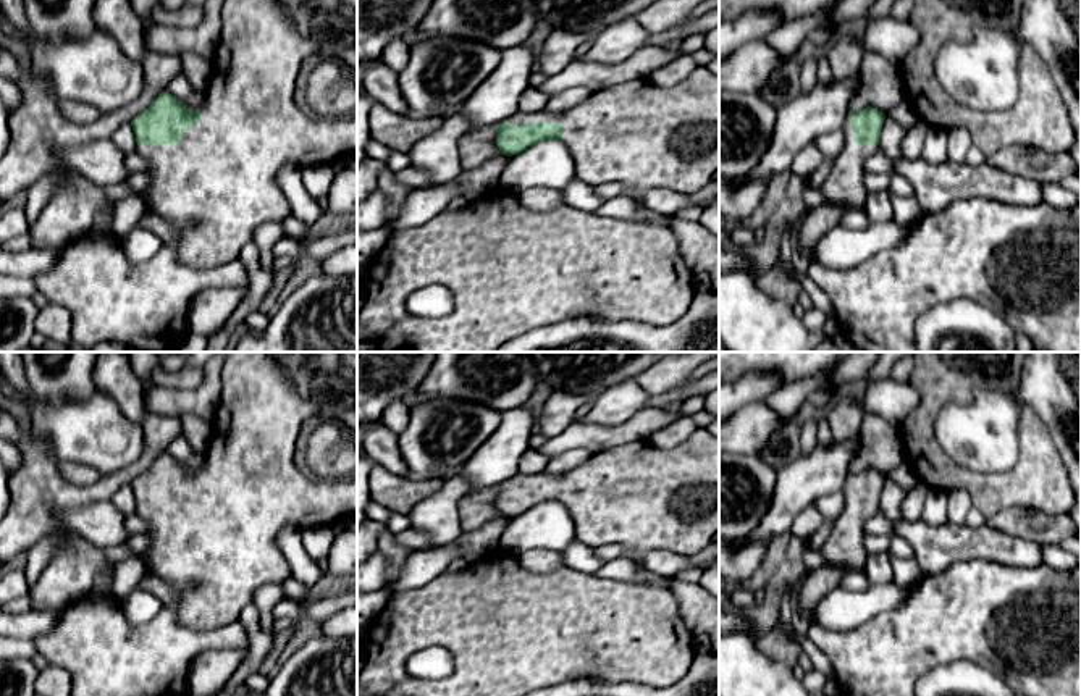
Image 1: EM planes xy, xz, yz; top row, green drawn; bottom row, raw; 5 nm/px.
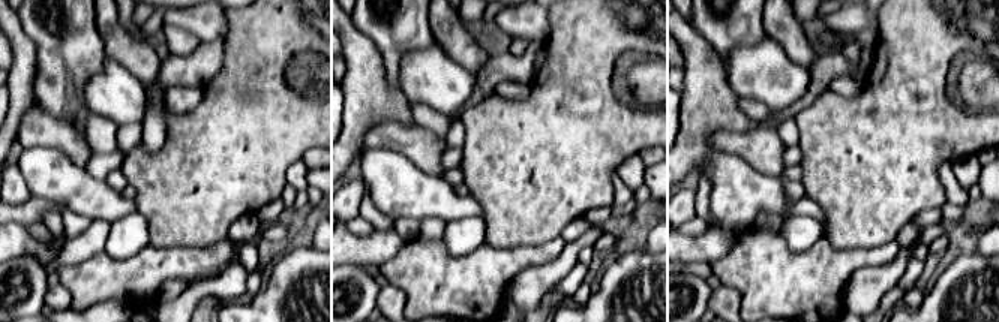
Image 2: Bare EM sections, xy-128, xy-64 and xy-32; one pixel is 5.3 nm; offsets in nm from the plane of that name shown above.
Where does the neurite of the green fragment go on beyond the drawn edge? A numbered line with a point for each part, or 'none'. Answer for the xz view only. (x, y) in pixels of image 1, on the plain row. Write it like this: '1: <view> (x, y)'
1: xz (630, 494)

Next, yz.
1: yz (845, 551)

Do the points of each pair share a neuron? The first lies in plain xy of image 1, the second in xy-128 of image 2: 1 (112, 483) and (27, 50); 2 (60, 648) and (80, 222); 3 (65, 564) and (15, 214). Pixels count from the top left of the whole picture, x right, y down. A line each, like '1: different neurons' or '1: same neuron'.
1: same neuron
2: different neurons
3: different neurons

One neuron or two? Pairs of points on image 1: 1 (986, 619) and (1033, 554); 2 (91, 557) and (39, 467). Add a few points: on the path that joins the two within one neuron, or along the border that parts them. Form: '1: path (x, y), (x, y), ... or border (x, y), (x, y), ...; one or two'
1: border (986, 561), (1018, 567), (1041, 566); two
2: border (63, 527), (52, 530); two

